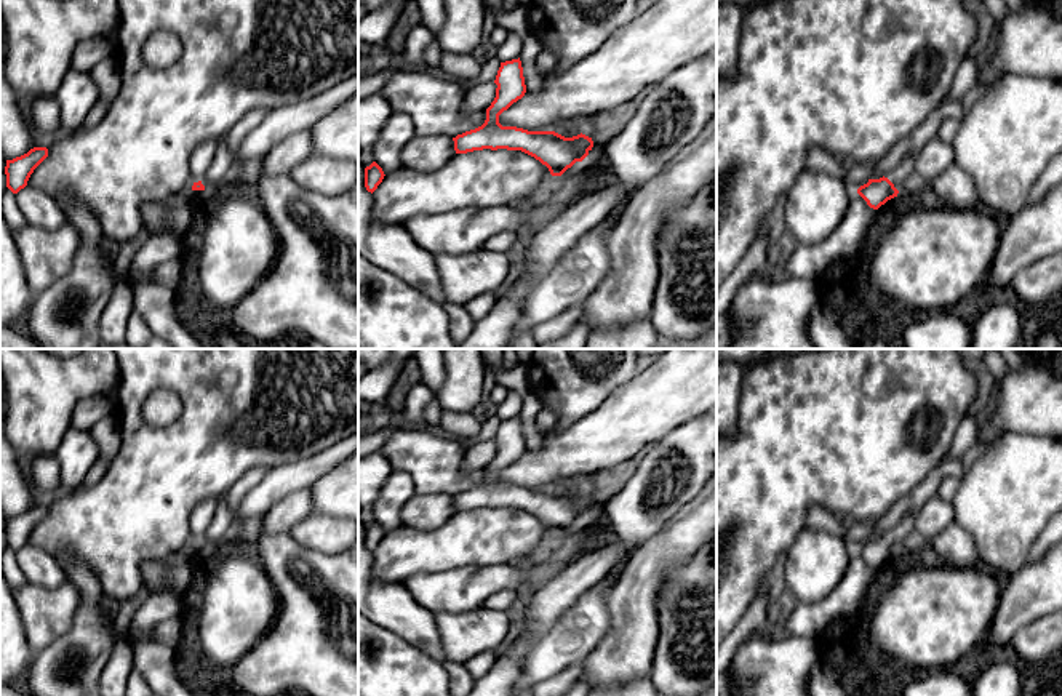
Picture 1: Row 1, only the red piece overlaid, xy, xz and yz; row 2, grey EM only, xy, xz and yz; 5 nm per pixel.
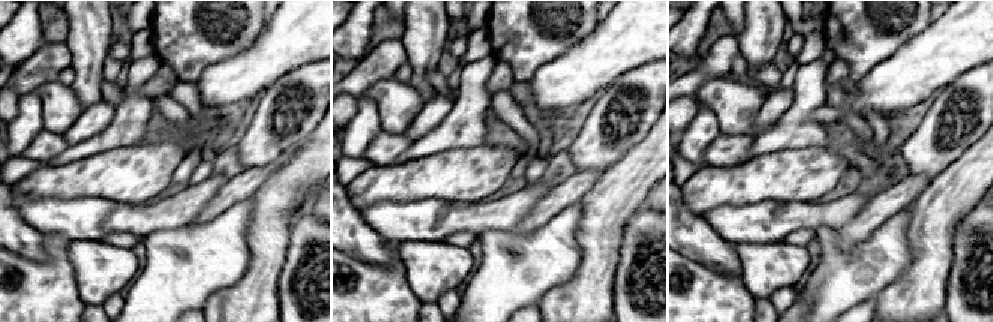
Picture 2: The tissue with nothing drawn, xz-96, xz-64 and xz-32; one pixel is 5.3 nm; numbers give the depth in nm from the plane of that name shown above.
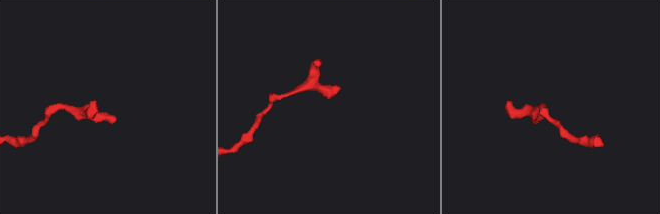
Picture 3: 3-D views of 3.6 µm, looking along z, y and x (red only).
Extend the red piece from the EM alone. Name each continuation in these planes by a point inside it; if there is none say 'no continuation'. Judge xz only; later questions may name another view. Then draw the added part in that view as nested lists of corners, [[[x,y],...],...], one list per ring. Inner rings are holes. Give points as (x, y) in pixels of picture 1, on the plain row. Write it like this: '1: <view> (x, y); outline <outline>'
1: xz (570, 532); outline [[[576,520],[571,526],[568,526],[560,536],[573,538],[584,526],[584,520]]]

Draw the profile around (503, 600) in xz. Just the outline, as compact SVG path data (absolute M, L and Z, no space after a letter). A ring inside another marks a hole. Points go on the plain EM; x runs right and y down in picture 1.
M505 589L493 594L485 603L485 608L494 608L499 611L507 611L520 597L518 590Z

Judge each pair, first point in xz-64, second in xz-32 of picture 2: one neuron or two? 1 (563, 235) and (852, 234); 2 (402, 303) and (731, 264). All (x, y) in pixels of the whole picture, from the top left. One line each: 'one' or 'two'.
1: two
2: two

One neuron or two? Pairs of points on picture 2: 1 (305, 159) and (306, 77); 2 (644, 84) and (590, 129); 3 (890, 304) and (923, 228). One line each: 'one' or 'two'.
1: two
2: one
3: one

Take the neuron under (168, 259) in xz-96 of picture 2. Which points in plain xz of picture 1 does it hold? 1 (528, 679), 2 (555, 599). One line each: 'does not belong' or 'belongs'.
1: belongs
2: does not belong

